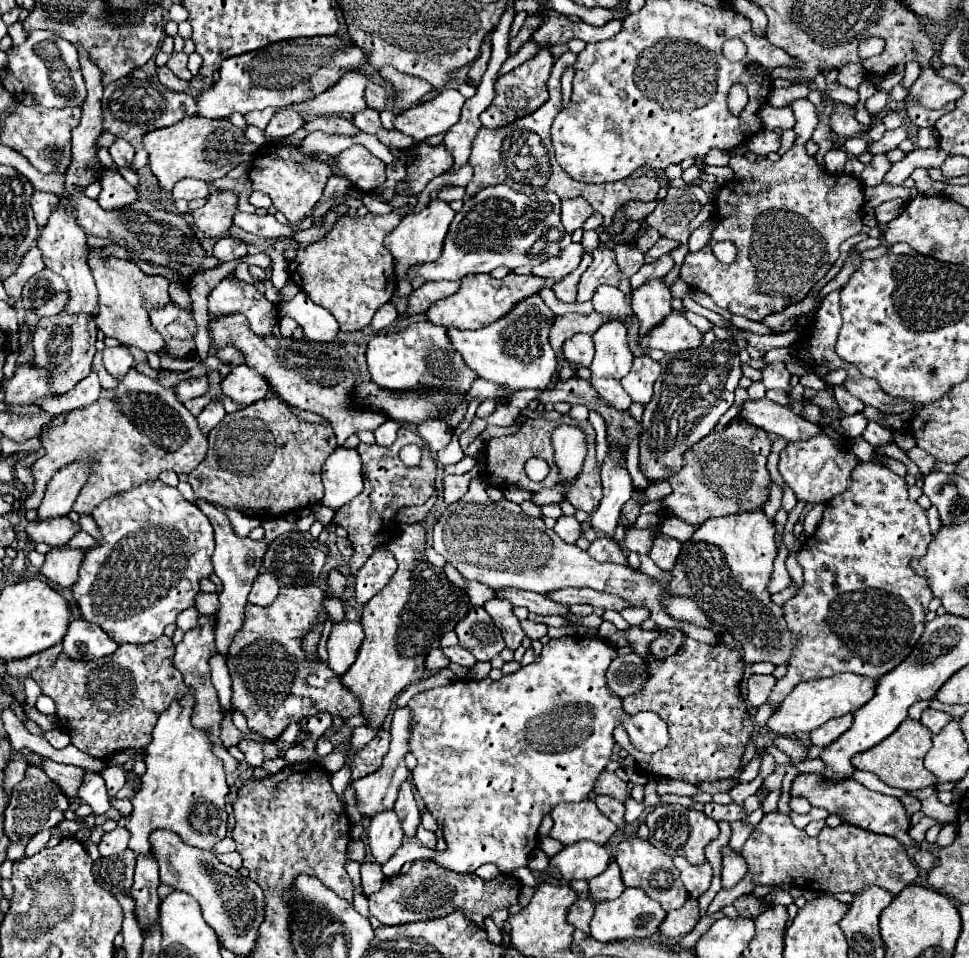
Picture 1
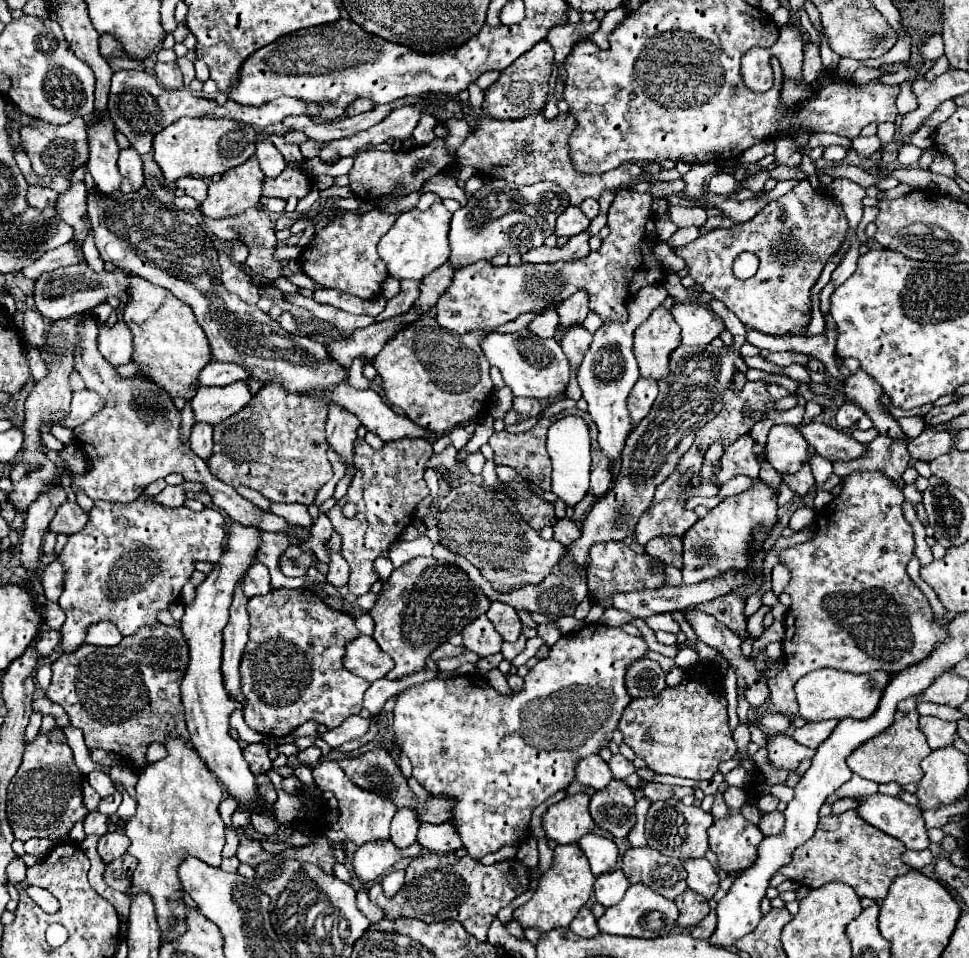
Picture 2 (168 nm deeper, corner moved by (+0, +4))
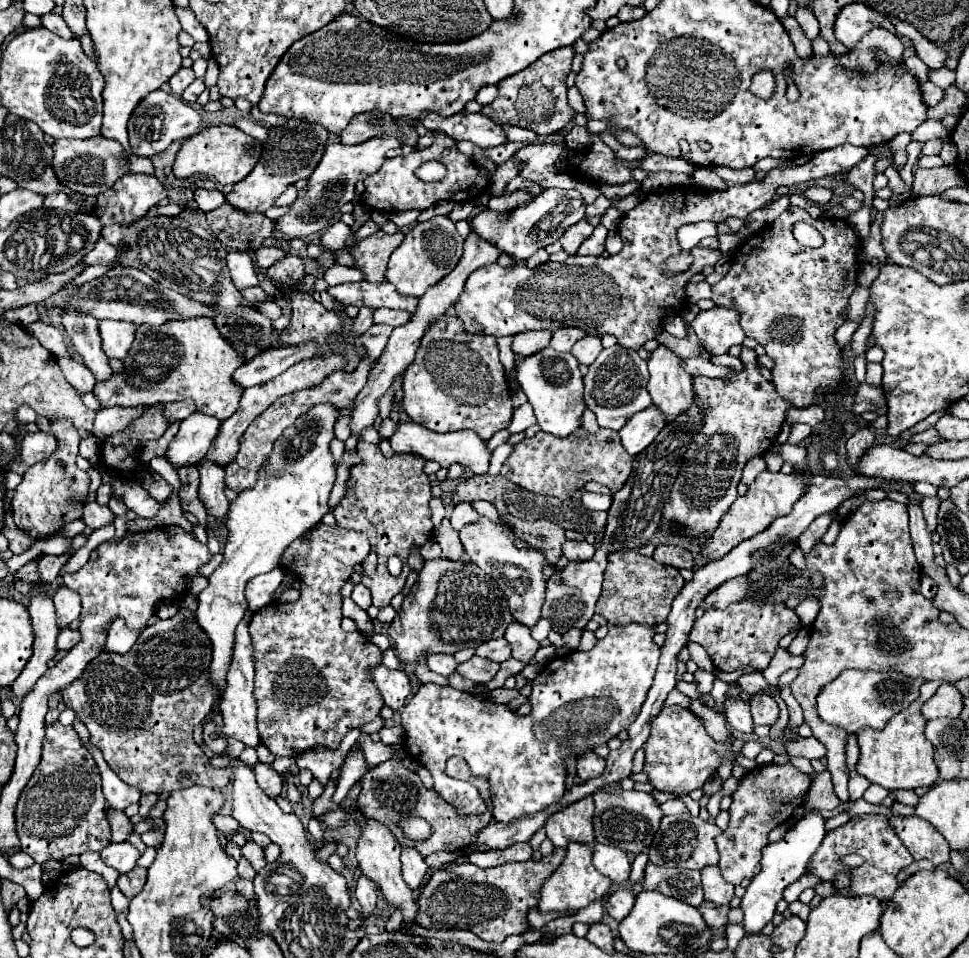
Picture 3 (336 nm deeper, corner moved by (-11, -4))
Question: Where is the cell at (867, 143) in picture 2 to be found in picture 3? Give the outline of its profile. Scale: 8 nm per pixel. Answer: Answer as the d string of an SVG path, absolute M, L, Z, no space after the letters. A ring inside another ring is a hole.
M869 155L865 157L865 161L857 163L849 173L847 177L843 177L843 183L855 187L855 189L861 189L865 193L865 199L867 205L873 203L873 177L875 177L875 155Z

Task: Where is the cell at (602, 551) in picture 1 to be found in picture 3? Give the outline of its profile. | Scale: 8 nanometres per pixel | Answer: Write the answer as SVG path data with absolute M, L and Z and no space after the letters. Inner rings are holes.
M615 551L607 557L607 571L603 581L603 593L597 601L595 613L603 615L609 625L659 625L667 619L675 595L683 587L683 577L677 569L657 563L653 557L645 557L637 551Z

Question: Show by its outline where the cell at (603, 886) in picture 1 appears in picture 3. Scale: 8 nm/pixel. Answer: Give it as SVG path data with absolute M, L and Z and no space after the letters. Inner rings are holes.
M619 889L619 891L615 891L613 895L609 895L609 899L607 899L607 903L605 903L605 909L607 909L607 913L609 913L613 919L621 921L621 919L625 919L625 917L629 915L633 903L635 903L633 891L629 891L629 889Z

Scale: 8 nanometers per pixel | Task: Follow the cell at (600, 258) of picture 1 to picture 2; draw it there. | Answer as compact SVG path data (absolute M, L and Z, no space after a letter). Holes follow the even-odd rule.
M578 289L572 297L568 297L558 307L558 315L560 315L560 329L568 327L572 323L582 323L588 315L588 293L586 293L586 289Z

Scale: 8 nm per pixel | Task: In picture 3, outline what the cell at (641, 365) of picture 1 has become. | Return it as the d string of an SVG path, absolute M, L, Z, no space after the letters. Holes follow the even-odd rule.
M653 405L641 413L637 413L625 429L619 431L621 443L629 455L641 453L649 443L655 441L659 431L665 427L665 421L661 421L661 413L653 409Z

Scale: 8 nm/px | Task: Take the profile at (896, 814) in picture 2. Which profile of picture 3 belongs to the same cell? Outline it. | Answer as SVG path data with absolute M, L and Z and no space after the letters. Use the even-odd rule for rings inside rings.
M891 817L891 827L895 829L897 837L903 841L903 845L909 849L913 859L929 859L935 867L949 861L949 845L947 841L929 825L927 821L921 821L919 817Z

